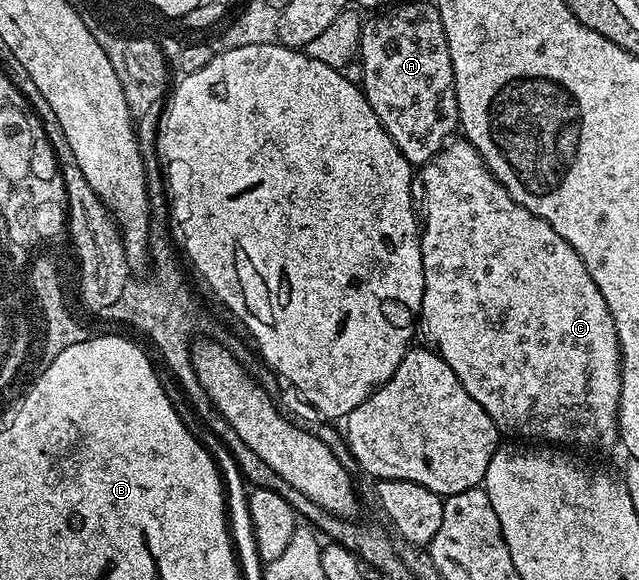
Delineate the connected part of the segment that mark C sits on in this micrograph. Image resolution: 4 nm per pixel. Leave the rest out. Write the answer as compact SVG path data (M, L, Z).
M453 138L449 140L441 152L437 154L430 163L423 165L423 167L419 169L418 184L419 187L420 184L424 187L424 212L422 208L422 231L420 233L422 270L424 271L424 293L422 294L422 306L420 307L419 319L422 321L422 328L425 328L423 331L426 335L434 338L434 342L436 343L435 351L440 353L441 358L450 366L450 370L454 370L458 382L462 382L462 386L466 386L466 394L470 394L470 398L474 398L474 402L478 402L478 406L482 406L482 410L486 410L486 414L490 414L490 418L501 433L509 432L509 434L512 435L509 437L519 438L524 442L547 442L549 445L563 446L568 450L577 450L576 448L612 447L615 449L620 435L620 422L618 420L618 412L620 410L620 342L618 334L616 333L614 318L606 306L606 298L602 298L598 286L594 286L594 278L590 278L590 274L586 270L586 266L582 262L580 255L578 255L545 220L538 218L530 210L523 208L518 202L514 202L514 198L510 198L508 191L496 181L492 171L484 165L484 159L478 154L476 147L468 140L463 138Z

